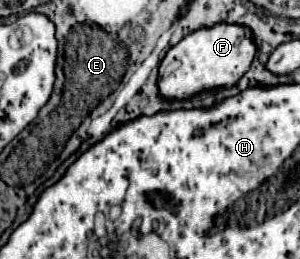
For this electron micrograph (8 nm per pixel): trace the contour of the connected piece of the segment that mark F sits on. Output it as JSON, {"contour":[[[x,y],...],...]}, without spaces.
{"contour":[[[216,24],[212,28],[202,28],[168,50],[158,68],[158,94],[168,100],[186,100],[200,92],[216,92],[222,88],[232,88],[250,68],[256,54],[250,30],[238,24]]]}

